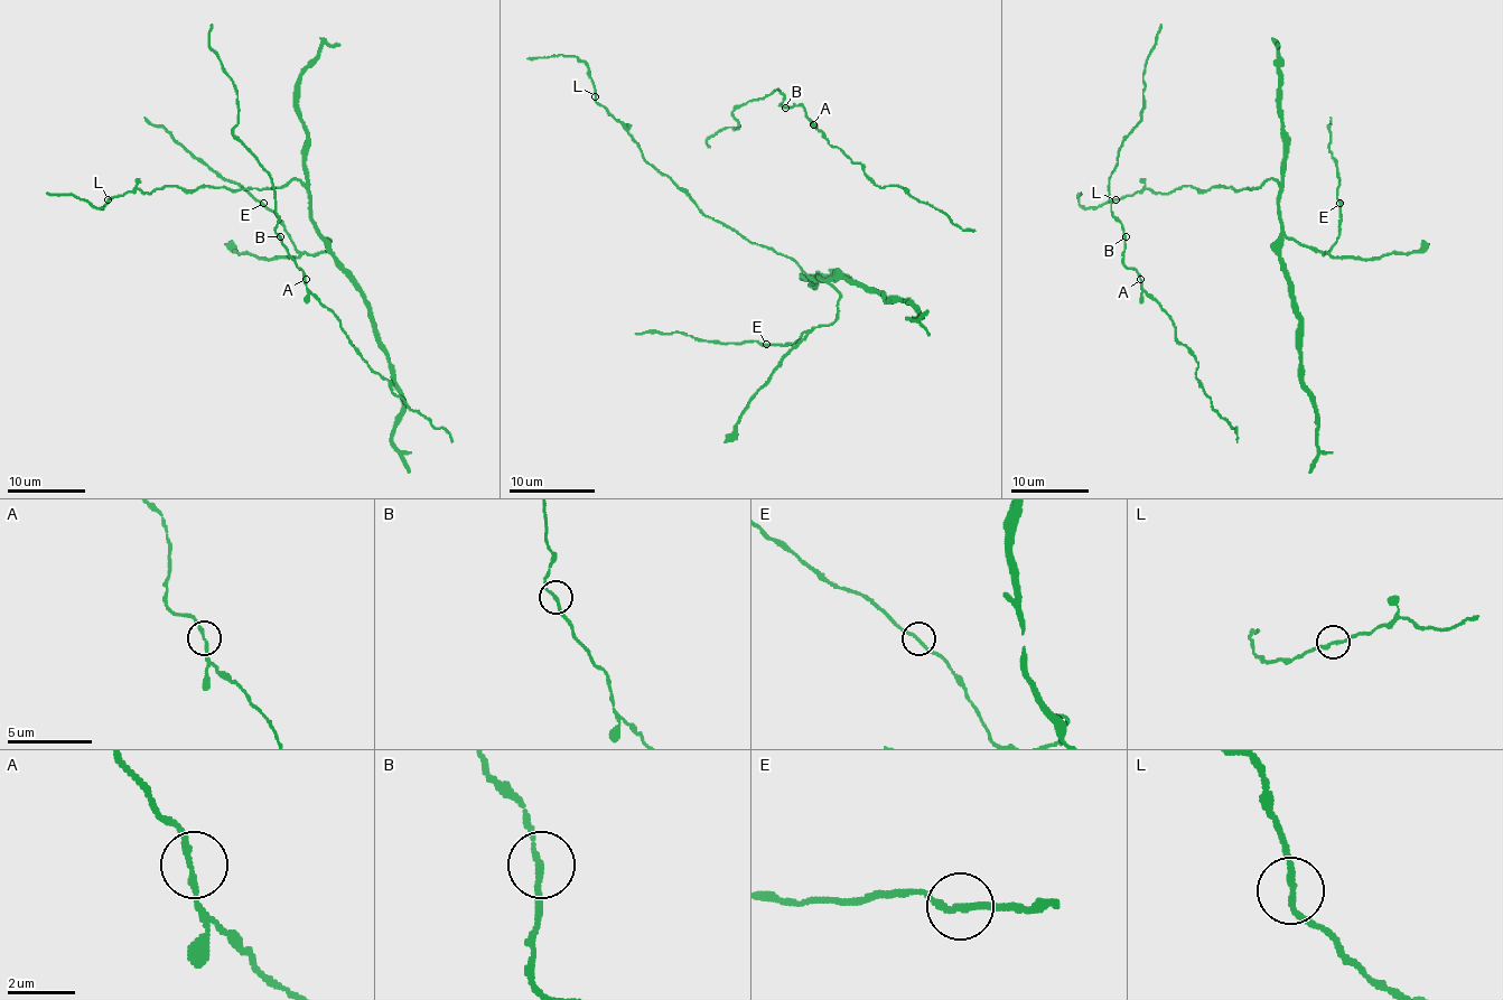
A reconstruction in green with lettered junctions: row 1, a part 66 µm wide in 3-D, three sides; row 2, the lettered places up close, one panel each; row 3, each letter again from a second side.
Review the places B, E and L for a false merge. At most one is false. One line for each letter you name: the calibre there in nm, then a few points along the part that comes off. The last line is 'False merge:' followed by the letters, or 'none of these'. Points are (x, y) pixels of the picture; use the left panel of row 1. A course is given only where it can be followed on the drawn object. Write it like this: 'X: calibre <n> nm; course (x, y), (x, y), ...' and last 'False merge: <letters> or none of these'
False merge: none of these

